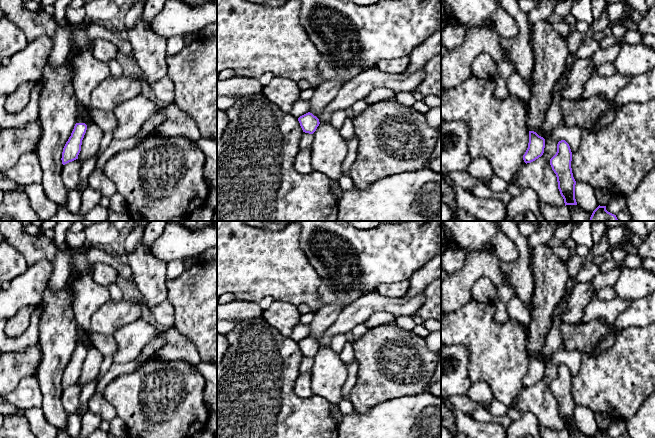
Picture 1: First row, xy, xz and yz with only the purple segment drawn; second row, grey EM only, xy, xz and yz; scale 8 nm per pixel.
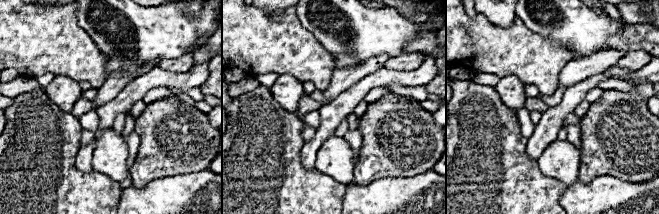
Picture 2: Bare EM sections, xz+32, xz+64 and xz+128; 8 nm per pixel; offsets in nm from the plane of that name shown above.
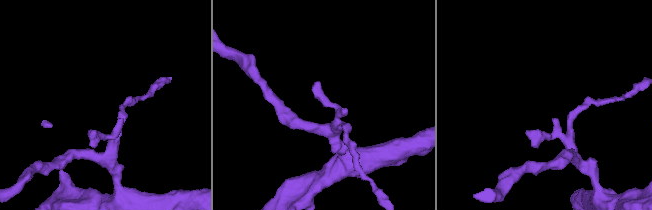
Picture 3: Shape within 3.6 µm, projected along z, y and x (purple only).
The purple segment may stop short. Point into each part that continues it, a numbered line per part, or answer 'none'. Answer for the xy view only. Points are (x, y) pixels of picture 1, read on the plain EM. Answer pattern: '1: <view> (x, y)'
1: xy (81, 332)

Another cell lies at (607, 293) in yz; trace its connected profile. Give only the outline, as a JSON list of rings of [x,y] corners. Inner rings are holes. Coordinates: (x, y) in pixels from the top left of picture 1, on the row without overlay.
[[[604,287],[597,291],[597,296],[601,300],[609,301],[614,299],[616,294],[613,287]]]

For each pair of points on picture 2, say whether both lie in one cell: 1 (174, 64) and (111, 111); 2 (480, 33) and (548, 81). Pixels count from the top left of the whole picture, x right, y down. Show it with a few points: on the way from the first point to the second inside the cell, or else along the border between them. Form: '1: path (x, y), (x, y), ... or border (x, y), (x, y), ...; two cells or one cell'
1: border (158, 66), (170, 71), (190, 70); two cells
2: path (497, 50), (518, 51), (531, 64); one cell

